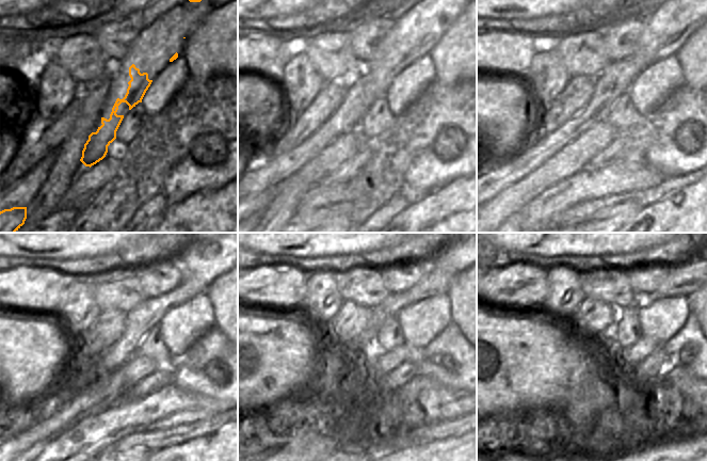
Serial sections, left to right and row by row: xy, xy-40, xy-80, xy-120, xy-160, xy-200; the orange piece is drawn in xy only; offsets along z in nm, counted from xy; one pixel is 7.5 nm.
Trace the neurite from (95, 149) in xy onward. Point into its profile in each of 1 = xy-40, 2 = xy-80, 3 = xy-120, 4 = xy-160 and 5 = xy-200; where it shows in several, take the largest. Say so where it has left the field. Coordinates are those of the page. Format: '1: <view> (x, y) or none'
1: xy-40 (378, 82)
2: xy-80 (613, 93)
3: xy-120 (116, 361)
4: xy-160 (355, 361)
5: xy-200 (609, 343)

